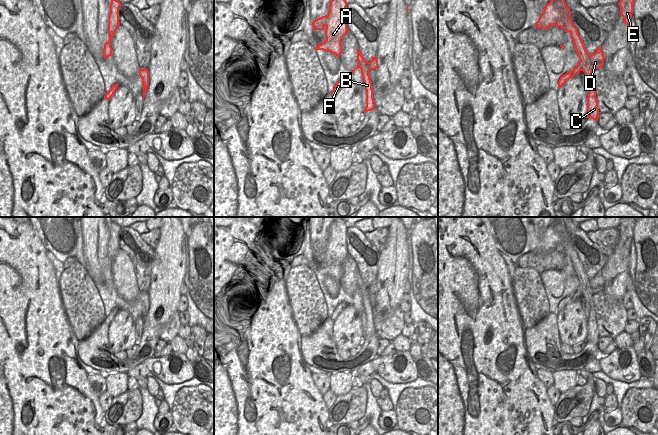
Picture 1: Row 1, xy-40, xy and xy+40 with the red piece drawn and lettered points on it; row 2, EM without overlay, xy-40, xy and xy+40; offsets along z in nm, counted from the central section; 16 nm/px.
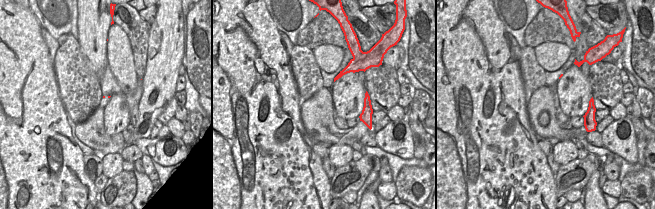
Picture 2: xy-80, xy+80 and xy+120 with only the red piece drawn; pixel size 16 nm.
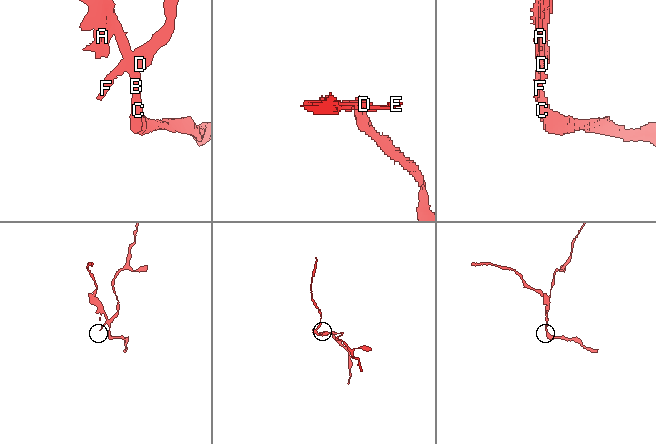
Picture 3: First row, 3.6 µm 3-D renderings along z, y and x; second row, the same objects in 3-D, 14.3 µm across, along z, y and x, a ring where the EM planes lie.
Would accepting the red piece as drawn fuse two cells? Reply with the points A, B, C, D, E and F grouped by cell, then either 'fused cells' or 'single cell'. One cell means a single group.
A B C / D E F; fused cells

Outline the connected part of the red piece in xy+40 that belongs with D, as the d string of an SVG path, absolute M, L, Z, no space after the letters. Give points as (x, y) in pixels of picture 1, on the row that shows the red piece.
M601 46L596 50L595 53L589 55L589 59L593 70L603 68L605 56L602 52Z

